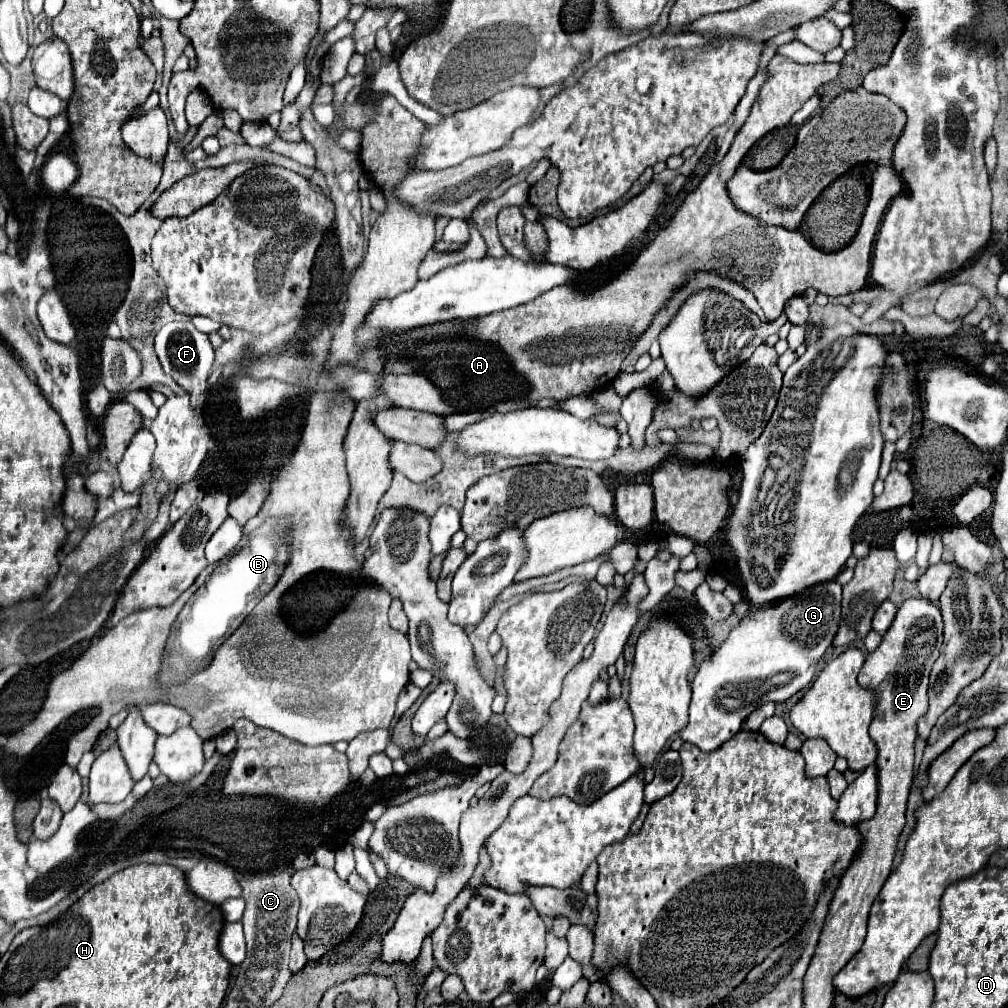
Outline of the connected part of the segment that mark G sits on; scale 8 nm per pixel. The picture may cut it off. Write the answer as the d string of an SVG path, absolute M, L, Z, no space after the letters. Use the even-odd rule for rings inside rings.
M835 580L823 582L817 586L807 588L805 592L791 596L787 600L781 600L775 606L769 606L761 612L749 614L741 620L739 626L731 630L727 640L719 646L719 650L705 662L701 662L699 672L693 680L693 698L689 706L689 724L679 732L679 736L685 742L695 744L703 752L717 750L723 742L733 738L737 730L741 730L743 720L757 710L759 706L767 702L783 702L791 698L795 692L803 690L807 684L811 684L817 664L827 652L827 648L833 644L833 638L837 634L841 622L841 584ZM777 674L785 674L787 682L781 686L775 686L771 680Z

